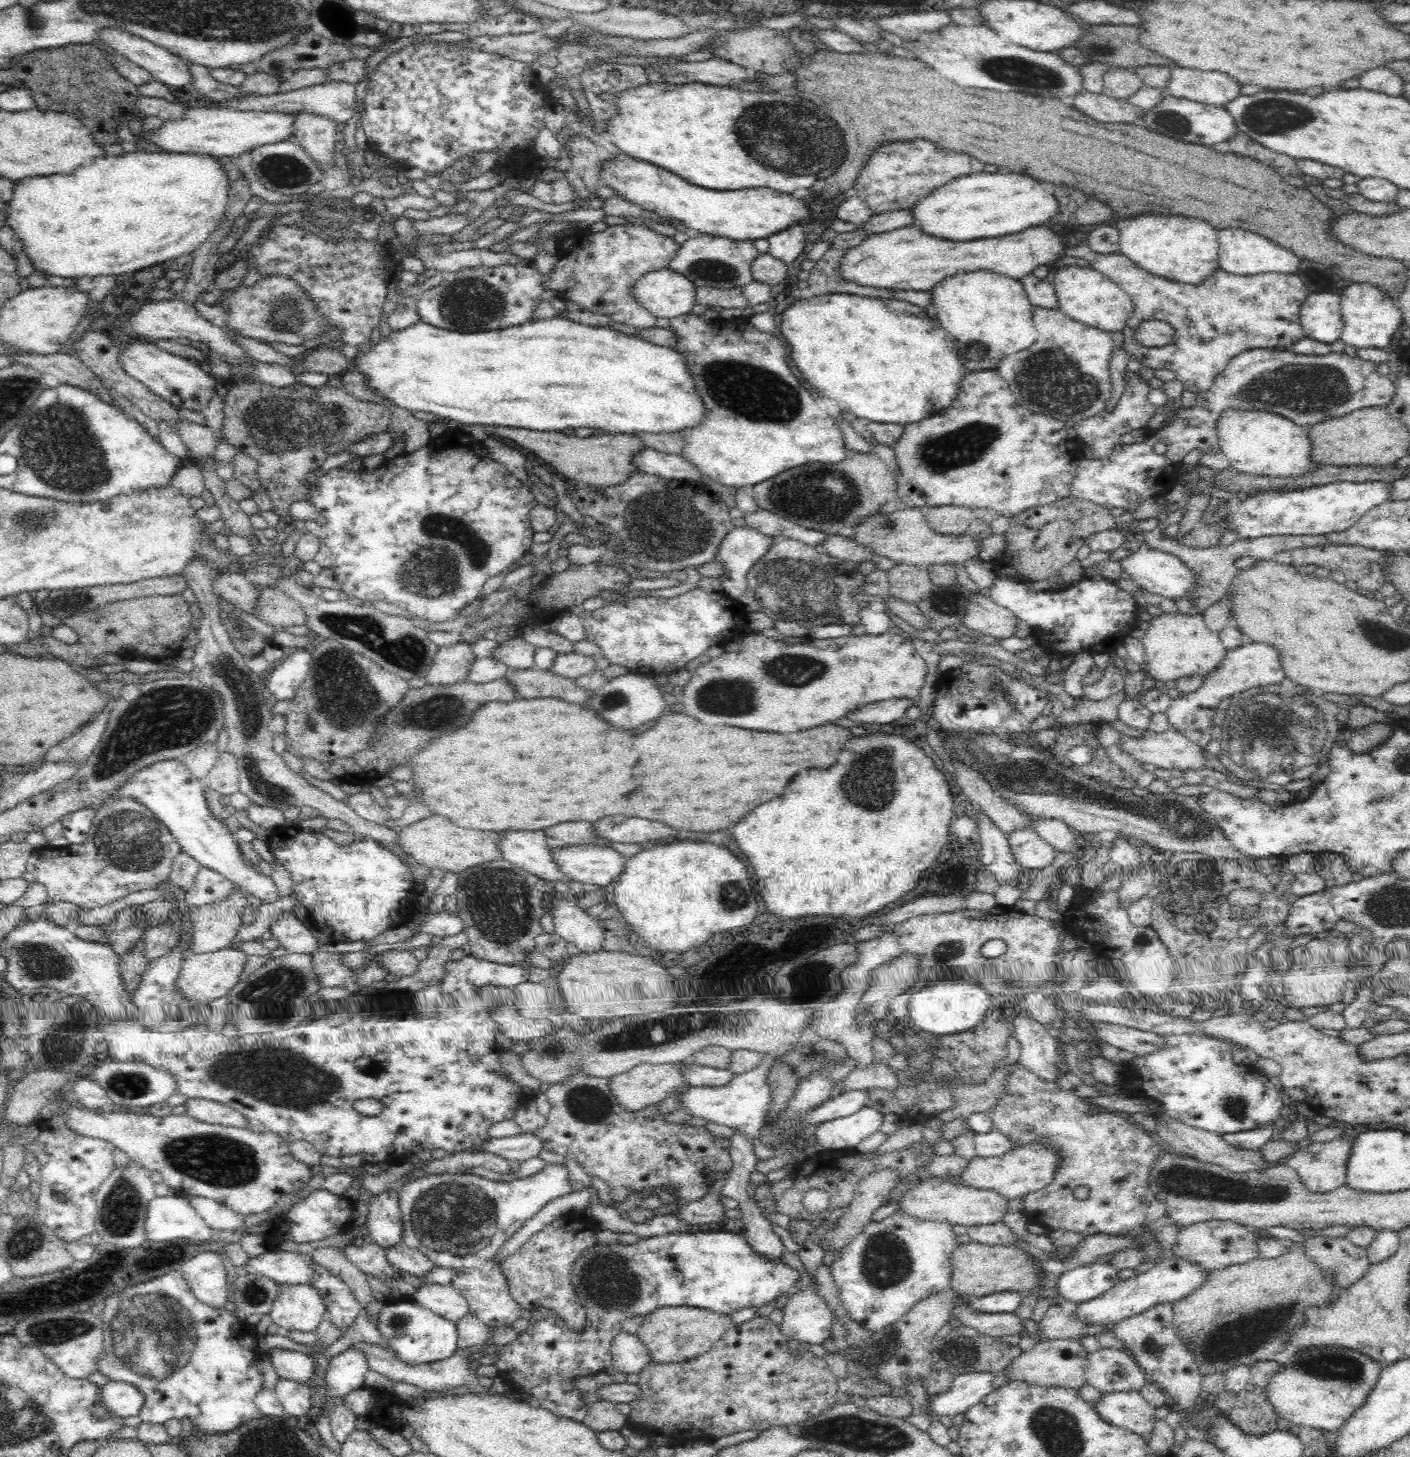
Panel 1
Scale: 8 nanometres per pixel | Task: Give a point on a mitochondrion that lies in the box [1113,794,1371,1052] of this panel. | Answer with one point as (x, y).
(1192, 901)

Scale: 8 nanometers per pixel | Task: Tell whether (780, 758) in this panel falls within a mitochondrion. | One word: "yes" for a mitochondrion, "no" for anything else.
no

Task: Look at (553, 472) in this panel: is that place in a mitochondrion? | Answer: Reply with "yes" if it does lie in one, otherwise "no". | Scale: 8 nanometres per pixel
no

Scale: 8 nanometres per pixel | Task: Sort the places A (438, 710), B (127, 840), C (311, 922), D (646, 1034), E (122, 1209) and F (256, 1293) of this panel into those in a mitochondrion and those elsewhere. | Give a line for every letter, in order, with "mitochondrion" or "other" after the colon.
A: mitochondrion
B: mitochondrion
C: other
D: mitochondrion
E: mitochondrion
F: mitochondrion

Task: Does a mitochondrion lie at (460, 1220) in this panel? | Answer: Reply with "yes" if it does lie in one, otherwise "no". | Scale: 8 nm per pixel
yes

